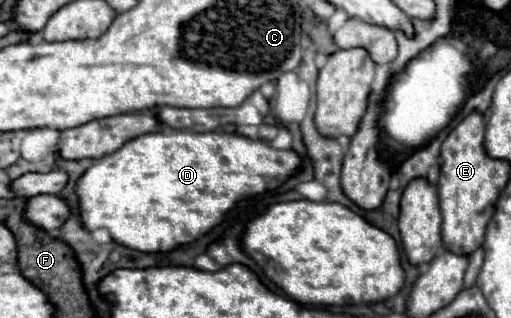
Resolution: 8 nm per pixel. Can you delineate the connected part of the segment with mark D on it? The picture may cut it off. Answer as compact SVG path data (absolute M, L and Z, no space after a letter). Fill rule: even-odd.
M165 127L159 133L147 133L127 141L119 151L99 159L85 171L77 183L81 221L89 231L105 227L115 243L127 245L129 249L139 249L143 253L169 253L193 243L197 237L217 227L241 199L277 189L299 171L299 153L293 149L273 149L263 139L249 139L237 131L193 133L189 129Z

